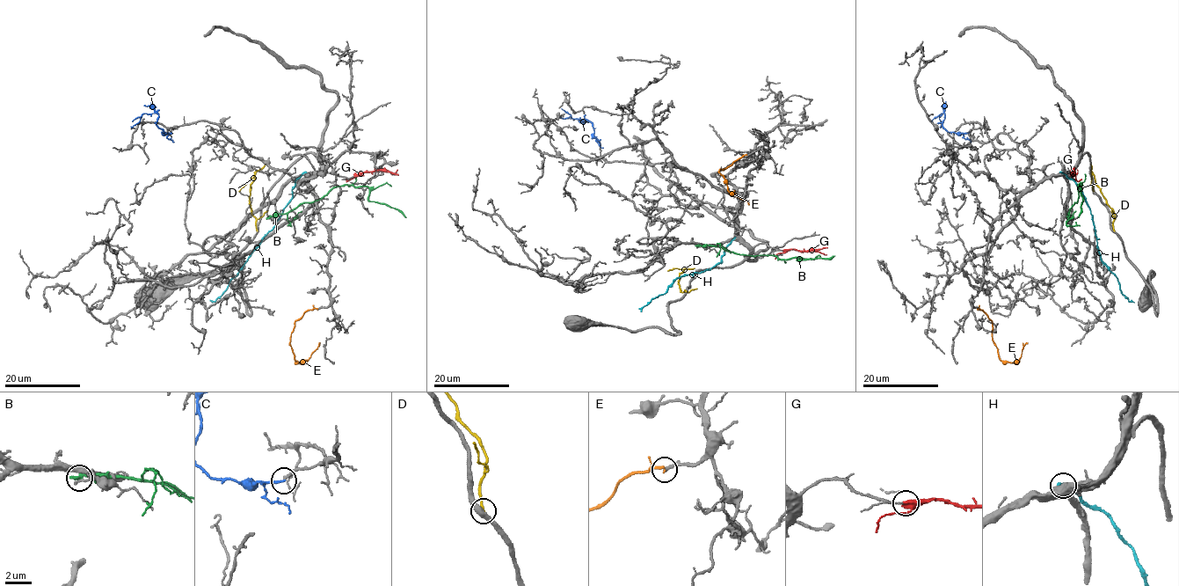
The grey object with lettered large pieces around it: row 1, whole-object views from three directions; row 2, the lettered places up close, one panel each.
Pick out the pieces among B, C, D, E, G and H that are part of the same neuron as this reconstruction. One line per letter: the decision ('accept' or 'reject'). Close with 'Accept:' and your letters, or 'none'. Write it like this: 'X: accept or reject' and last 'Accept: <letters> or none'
B: reject
C: accept
D: reject
E: reject
G: accept
H: reject
Accept: C, G

